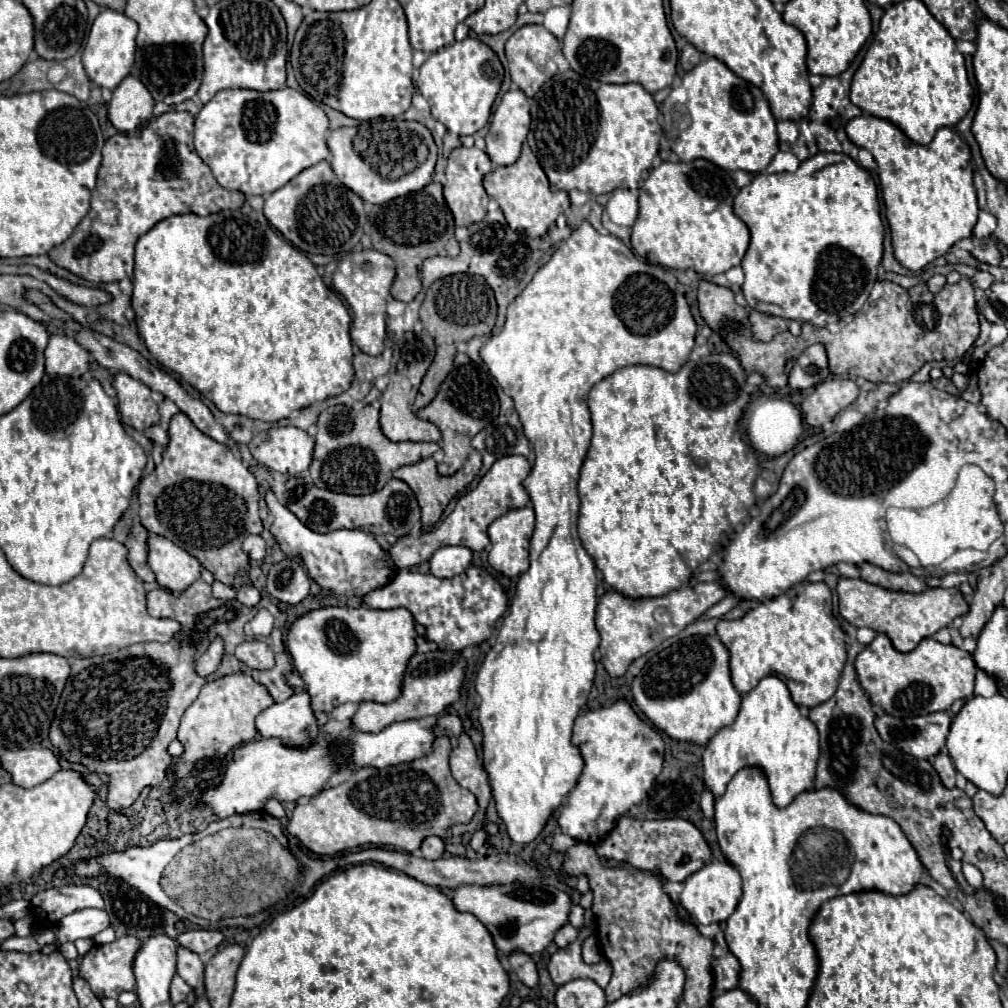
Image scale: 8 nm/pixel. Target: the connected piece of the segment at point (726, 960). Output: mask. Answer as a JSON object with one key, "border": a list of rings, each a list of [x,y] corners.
{"border":[[[727,955],[723,959],[715,959],[713,965],[713,977],[715,977],[715,989],[717,991],[729,991],[739,987],[739,977],[741,977],[741,965],[735,955]]]}

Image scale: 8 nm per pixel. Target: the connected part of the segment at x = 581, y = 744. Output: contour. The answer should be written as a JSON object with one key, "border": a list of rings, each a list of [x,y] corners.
{"border":[[[619,699],[609,707],[579,715],[573,743],[581,749],[585,769],[559,813],[559,827],[565,835],[595,845],[615,827],[617,817],[645,799],[663,767],[663,739],[653,727],[645,725],[625,699]]]}

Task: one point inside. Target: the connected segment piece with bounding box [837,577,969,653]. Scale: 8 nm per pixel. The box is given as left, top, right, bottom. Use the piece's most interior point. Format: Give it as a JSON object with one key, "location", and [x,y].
{"location":[906,618]}

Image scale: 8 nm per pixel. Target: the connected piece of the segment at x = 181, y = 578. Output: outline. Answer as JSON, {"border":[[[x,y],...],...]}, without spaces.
{"border":[[[149,535],[147,555],[149,567],[157,575],[157,583],[173,593],[185,591],[201,575],[201,563],[197,557],[161,535]]]}

